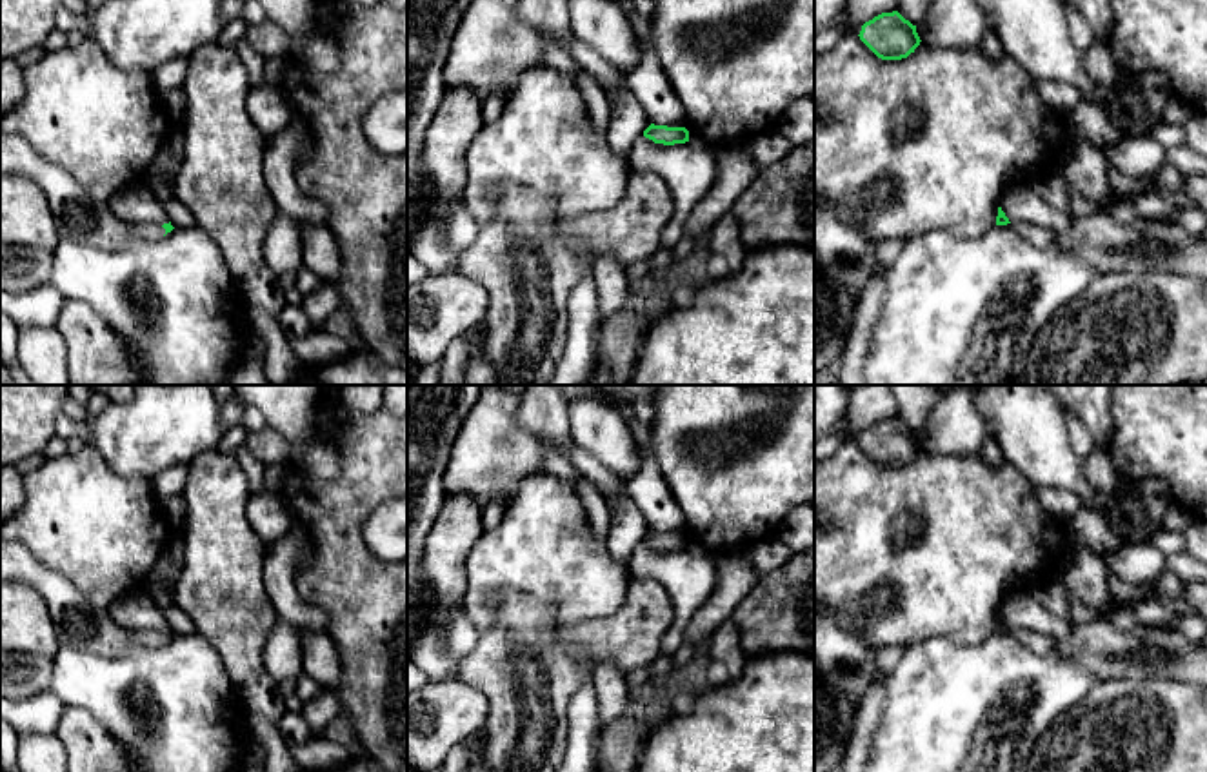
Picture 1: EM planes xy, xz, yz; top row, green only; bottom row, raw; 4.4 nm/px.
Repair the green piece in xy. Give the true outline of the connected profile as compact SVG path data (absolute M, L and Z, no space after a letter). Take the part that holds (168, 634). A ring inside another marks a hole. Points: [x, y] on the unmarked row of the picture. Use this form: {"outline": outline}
{"outline": "M0 536L0 581L35 589L45 601L60 647L122 656L135 647L156 647L171 639L169 630L129 630L91 601L62 574L44 567L22 543Z"}

